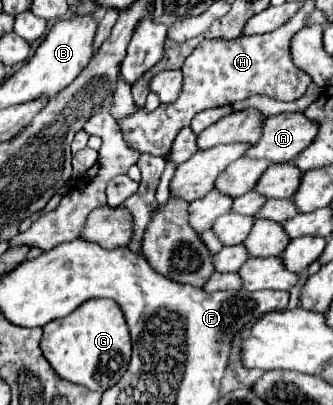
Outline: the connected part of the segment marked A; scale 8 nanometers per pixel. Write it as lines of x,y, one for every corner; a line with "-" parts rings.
279,113
279,115
267,117
261,127
263,129
261,129
259,141
245,151
245,157
249,157
249,159
267,159
271,163
293,161
317,135
317,125
313,121
309,121
303,113

